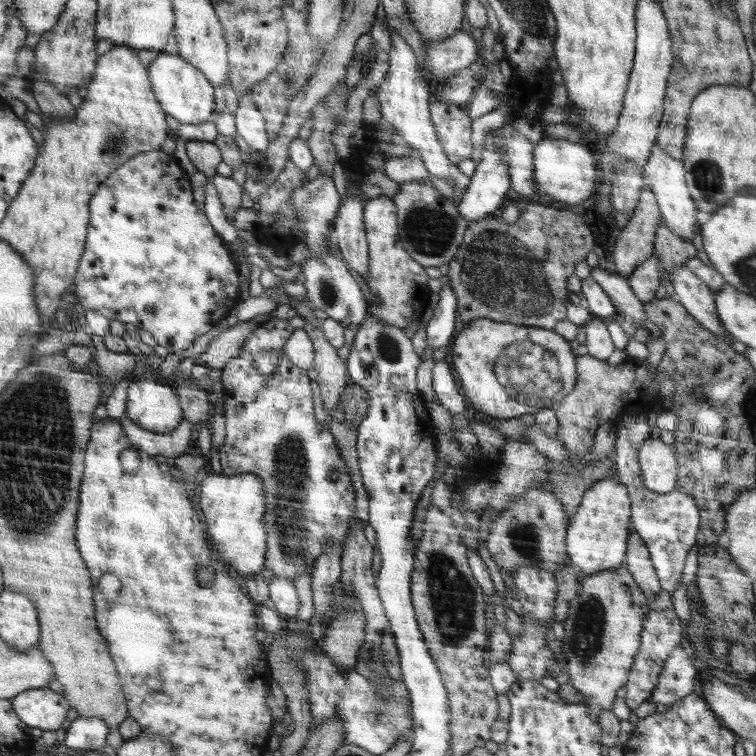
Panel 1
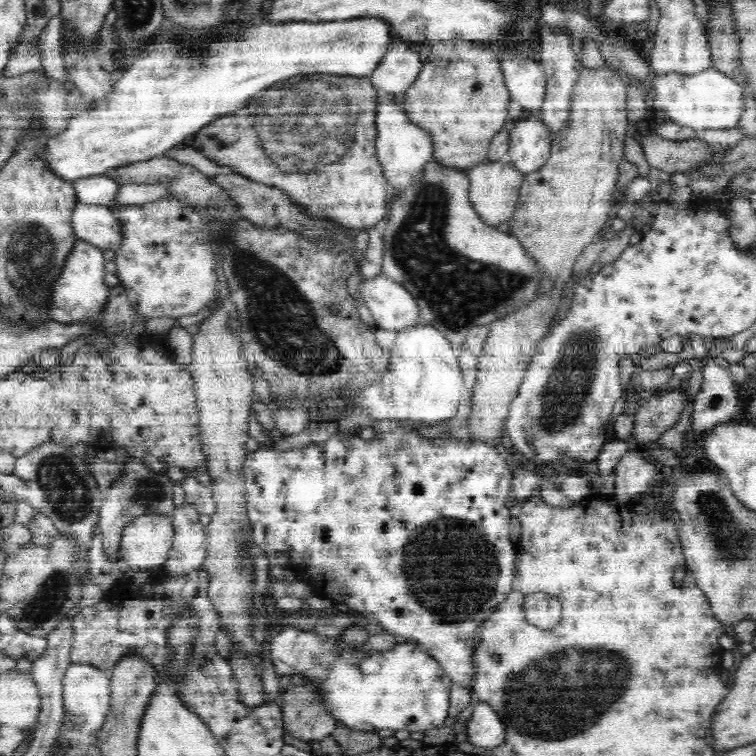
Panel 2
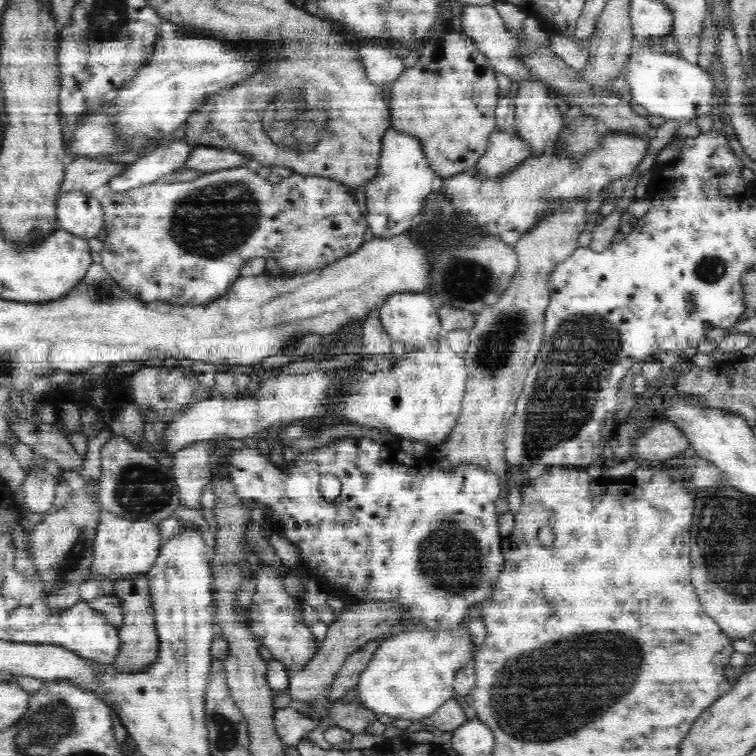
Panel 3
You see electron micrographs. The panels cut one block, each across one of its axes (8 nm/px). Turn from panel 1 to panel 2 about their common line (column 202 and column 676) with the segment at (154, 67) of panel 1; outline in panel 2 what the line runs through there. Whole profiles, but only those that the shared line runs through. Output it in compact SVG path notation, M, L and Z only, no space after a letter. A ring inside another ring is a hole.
M711 67L696 73L666 72L652 78L656 94L656 108L660 108L670 121L696 130L736 128L741 112L741 88L734 79L728 78Z

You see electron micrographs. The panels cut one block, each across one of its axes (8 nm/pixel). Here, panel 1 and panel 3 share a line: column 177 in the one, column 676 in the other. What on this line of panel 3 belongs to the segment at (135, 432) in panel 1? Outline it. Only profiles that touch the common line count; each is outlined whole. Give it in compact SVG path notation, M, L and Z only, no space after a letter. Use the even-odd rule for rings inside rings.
M660 422L650 428L634 445L634 458L640 464L661 466L666 459L680 457L680 454L690 448L690 442L676 425Z

